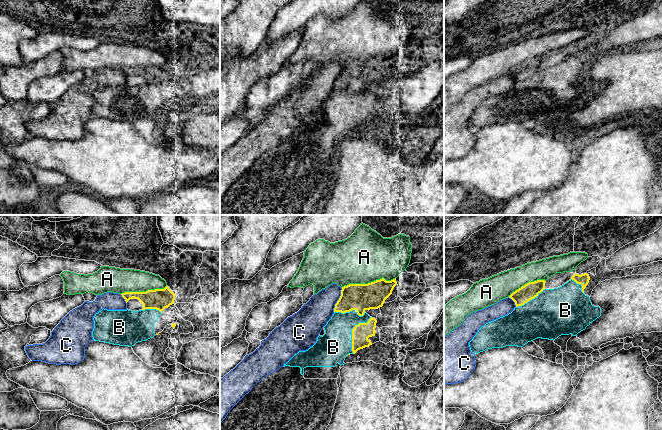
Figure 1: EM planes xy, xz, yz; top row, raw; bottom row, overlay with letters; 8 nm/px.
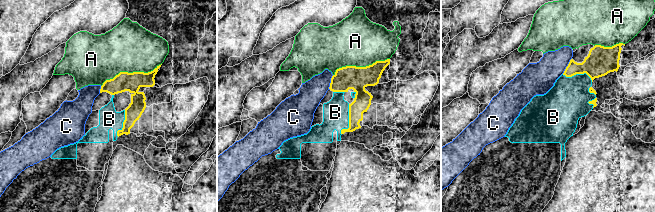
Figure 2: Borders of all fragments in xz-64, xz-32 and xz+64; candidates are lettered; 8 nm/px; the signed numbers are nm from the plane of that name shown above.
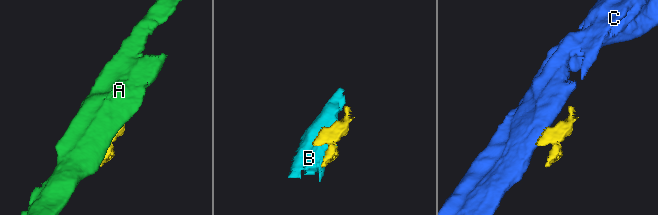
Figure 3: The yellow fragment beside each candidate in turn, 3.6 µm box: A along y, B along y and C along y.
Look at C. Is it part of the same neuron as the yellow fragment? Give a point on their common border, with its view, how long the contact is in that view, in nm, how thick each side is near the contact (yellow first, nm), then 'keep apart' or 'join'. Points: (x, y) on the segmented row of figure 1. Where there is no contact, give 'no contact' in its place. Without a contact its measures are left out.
xz (338, 300) | 200 nm | 220/240 nm | keep apart

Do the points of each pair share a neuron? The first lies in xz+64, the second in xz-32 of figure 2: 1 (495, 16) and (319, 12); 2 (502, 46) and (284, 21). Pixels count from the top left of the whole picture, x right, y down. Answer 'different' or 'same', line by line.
1: different
2: different

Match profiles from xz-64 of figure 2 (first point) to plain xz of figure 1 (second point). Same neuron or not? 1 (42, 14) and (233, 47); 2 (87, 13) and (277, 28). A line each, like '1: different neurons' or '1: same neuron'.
1: same neuron
2: same neuron

